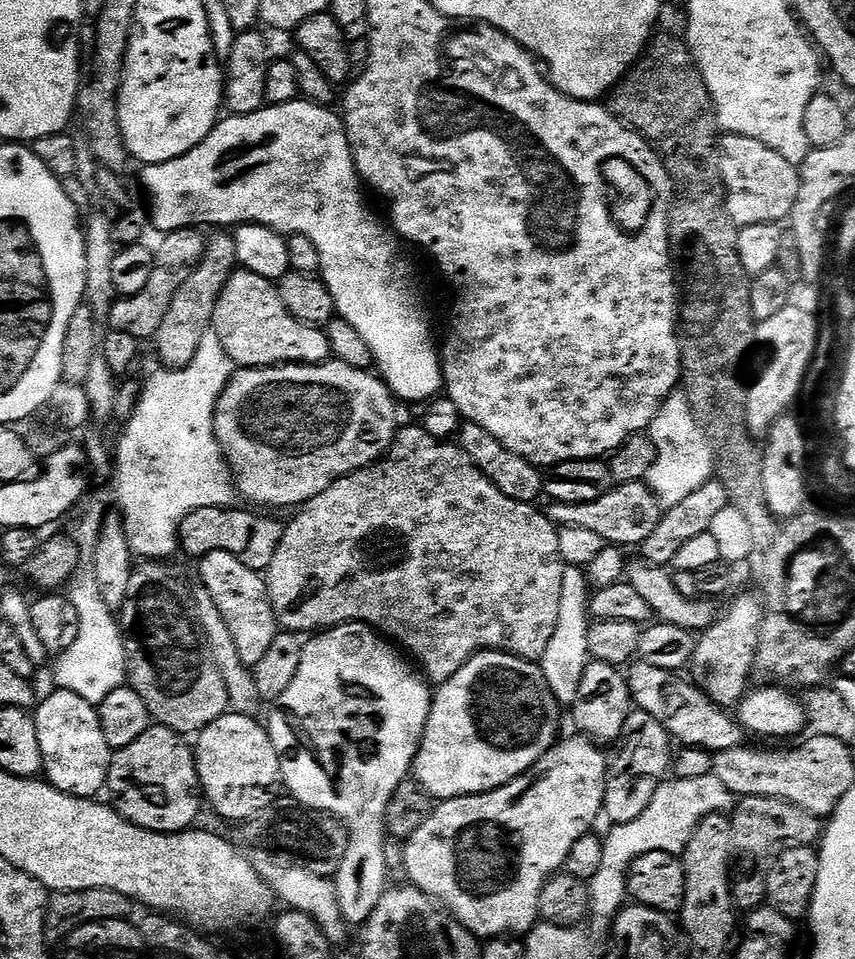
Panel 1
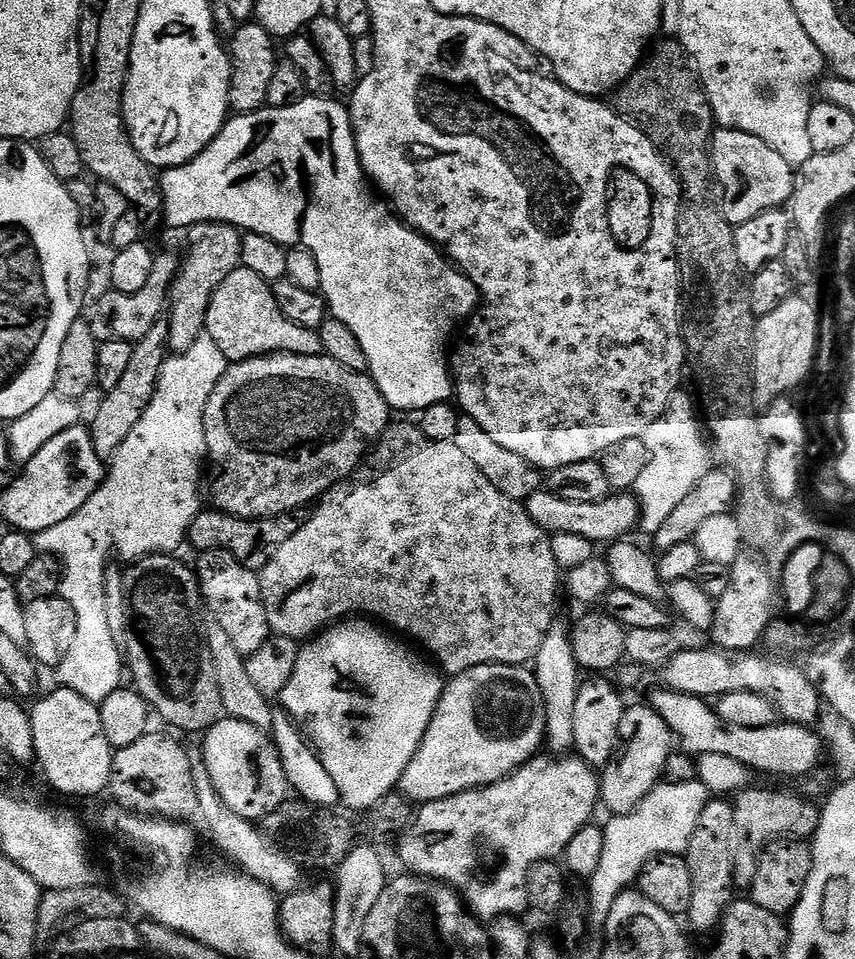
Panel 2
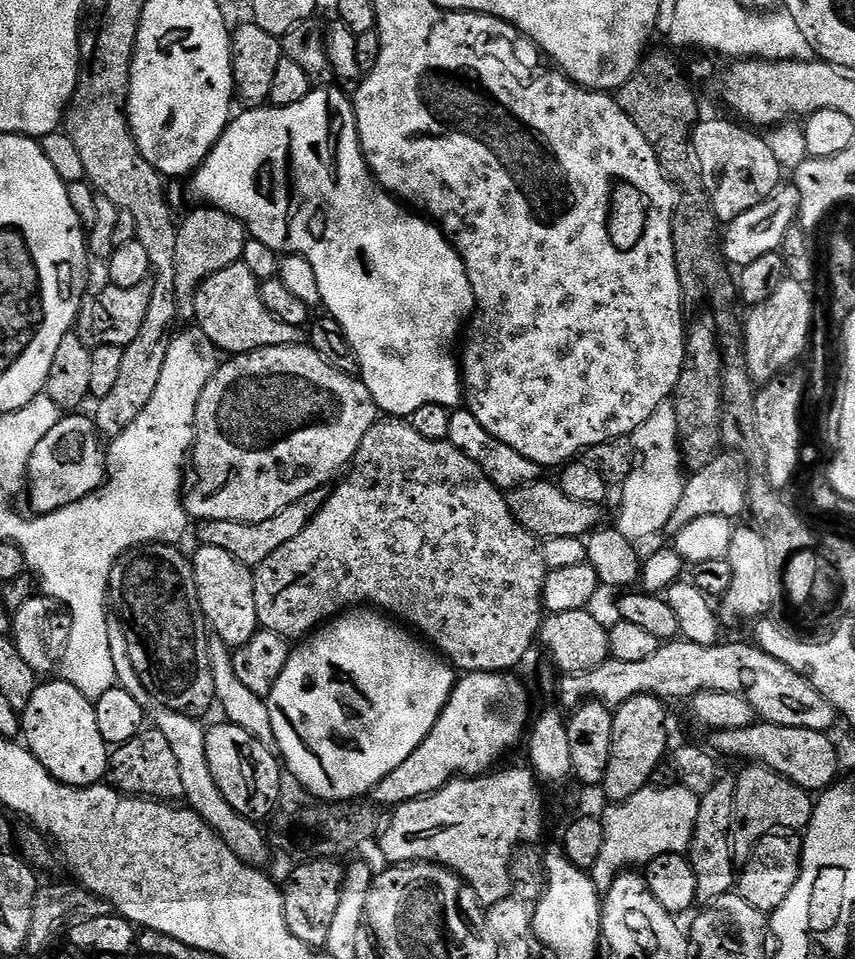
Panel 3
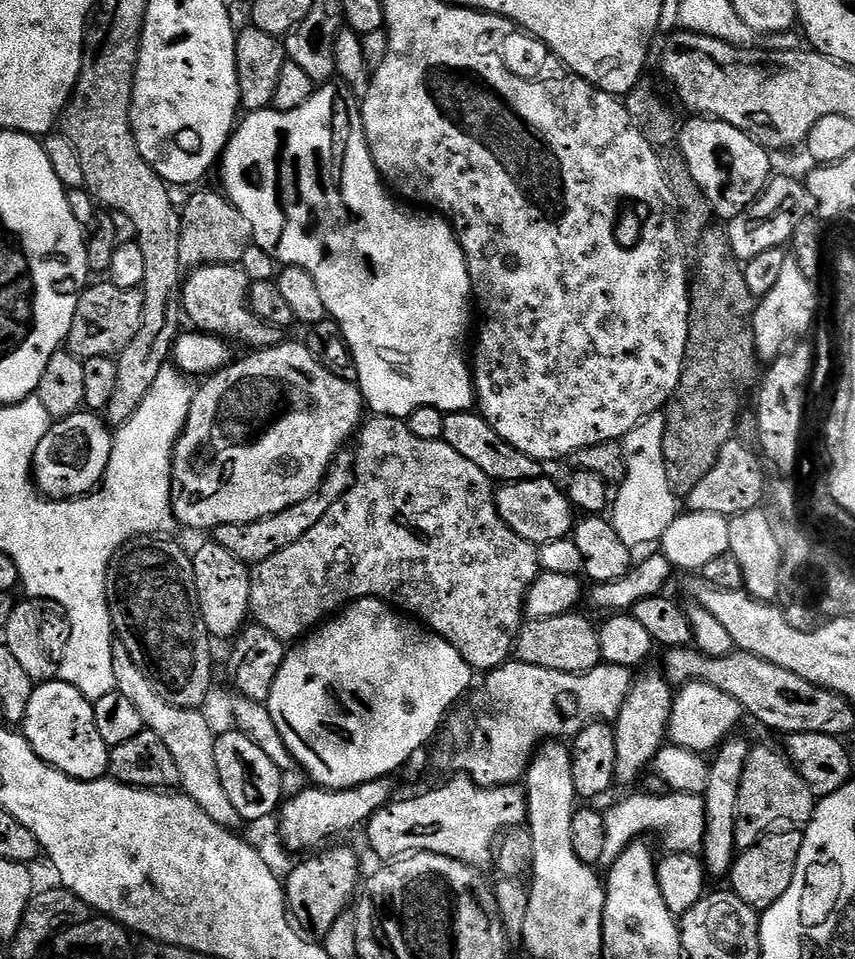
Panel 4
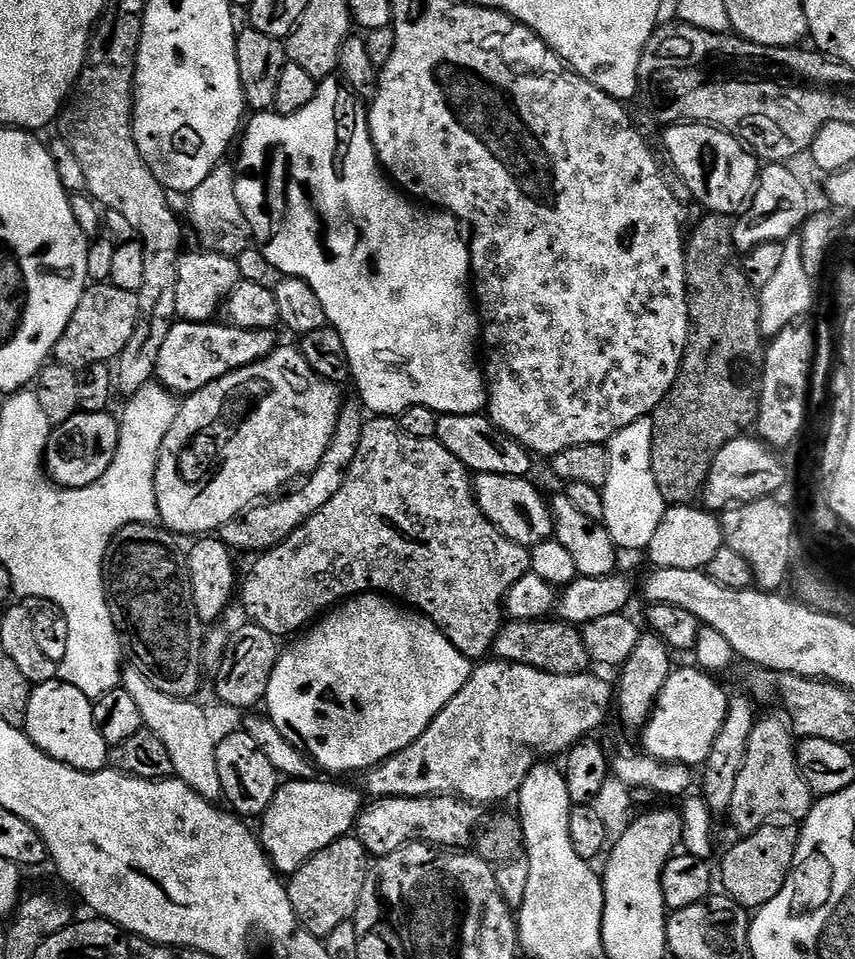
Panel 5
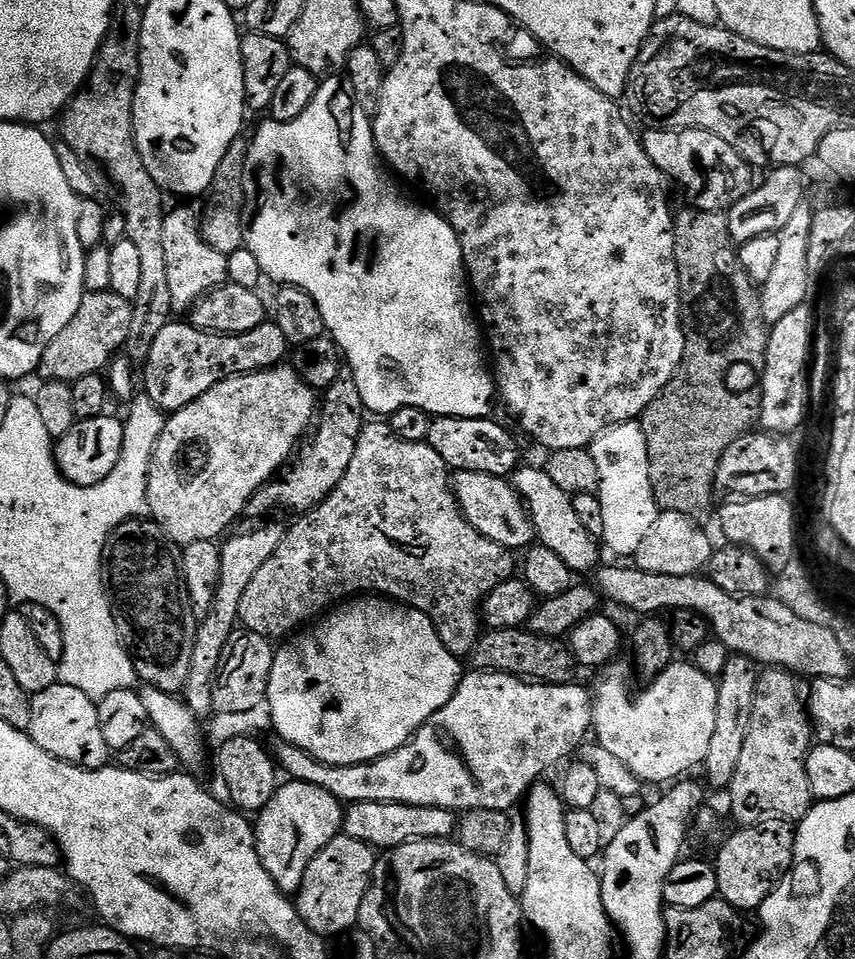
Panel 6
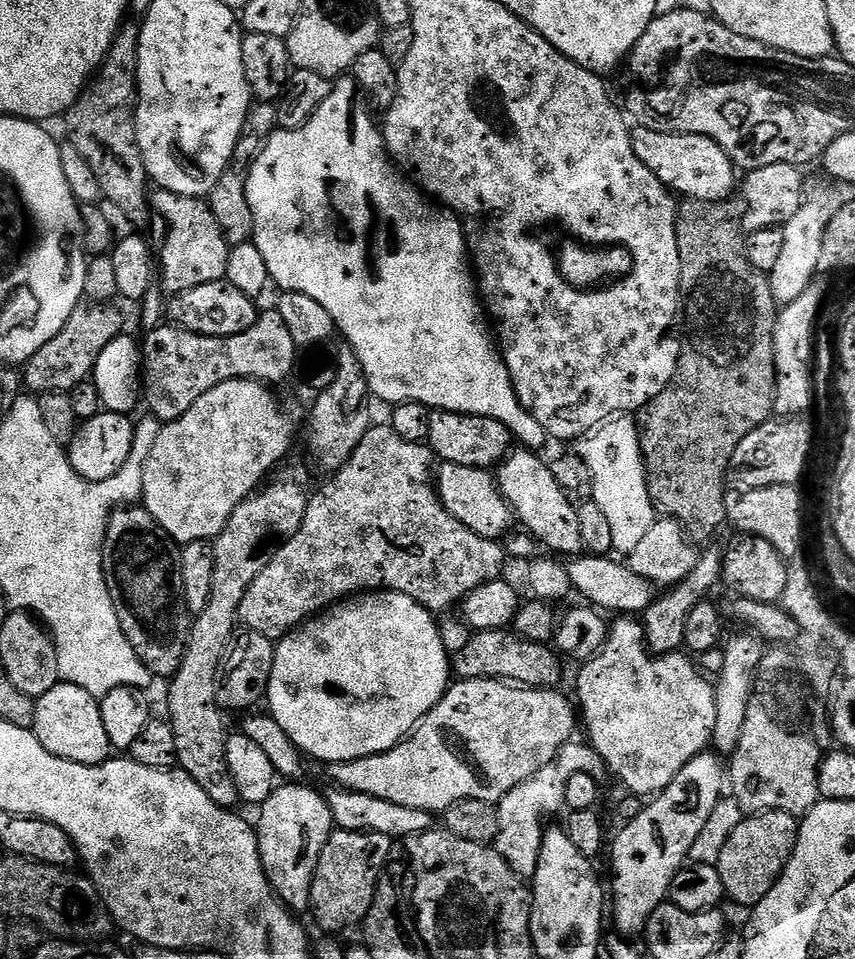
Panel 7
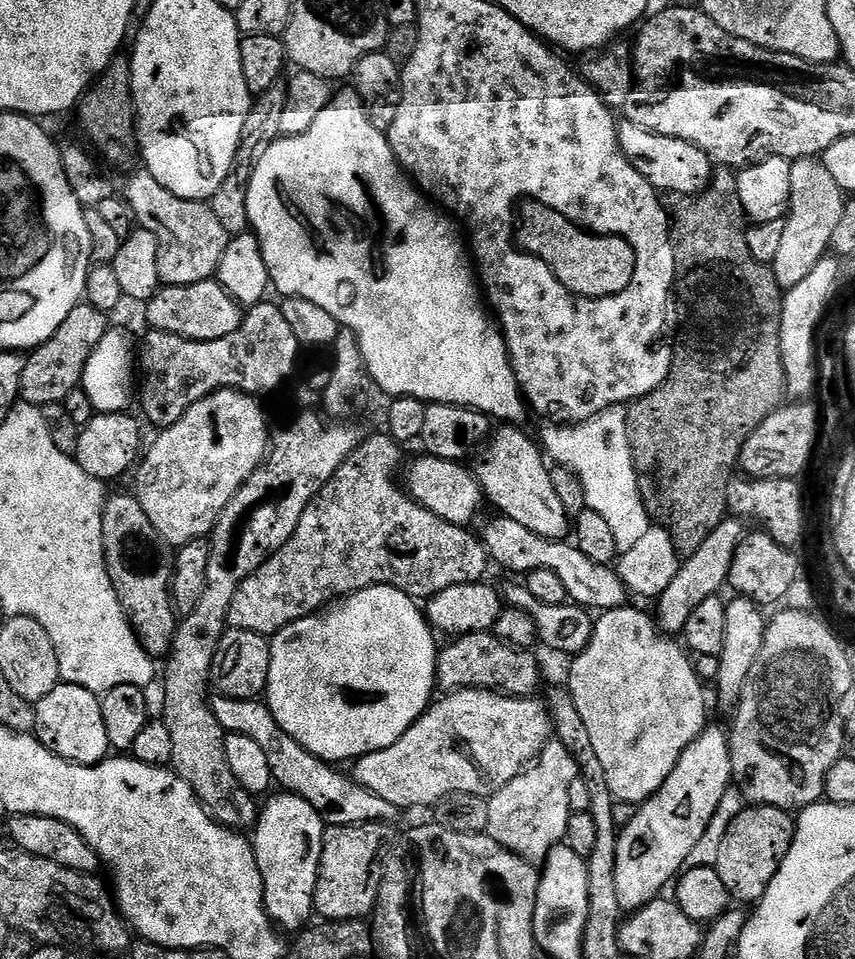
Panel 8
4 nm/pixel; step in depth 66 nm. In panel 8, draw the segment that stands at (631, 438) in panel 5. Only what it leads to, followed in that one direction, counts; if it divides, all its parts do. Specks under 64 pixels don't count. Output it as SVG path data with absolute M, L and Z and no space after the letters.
M623 407L608 408L594 418L575 426L548 426L544 432L544 444L542 440L543 451L550 457L551 463L569 468L580 479L586 507L594 510L594 514L602 514L602 518L609 524L610 531L614 533L614 542L618 542L618 553L635 546L650 527L650 517L642 502L642 494L638 490L638 478L630 454L630 438L626 430L627 417L627 411Z

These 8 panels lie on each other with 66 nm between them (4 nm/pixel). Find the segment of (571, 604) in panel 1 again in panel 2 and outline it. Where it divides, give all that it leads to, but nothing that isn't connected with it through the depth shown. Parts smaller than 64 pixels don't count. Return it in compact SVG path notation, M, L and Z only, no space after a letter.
M562 620L552 624L534 661L534 671L546 706L545 747L553 755L565 755L576 745L574 738L574 704L579 692L580 667L574 658L569 625Z

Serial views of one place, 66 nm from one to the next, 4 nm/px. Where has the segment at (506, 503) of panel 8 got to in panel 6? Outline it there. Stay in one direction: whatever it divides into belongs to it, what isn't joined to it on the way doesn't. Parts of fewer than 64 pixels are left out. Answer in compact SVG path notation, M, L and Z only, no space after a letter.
M521 466L512 473L510 479L512 487L524 499L528 513L532 516L539 543L554 550L554 554L558 554L570 566L573 574L588 571L591 573L601 563L601 561L599 562L601 545L598 543L597 537L592 536L590 530L586 530L586 526L582 526L582 522L578 520L578 513L572 505L572 497L568 493L558 490L558 486L554 486L550 474L543 467Z

